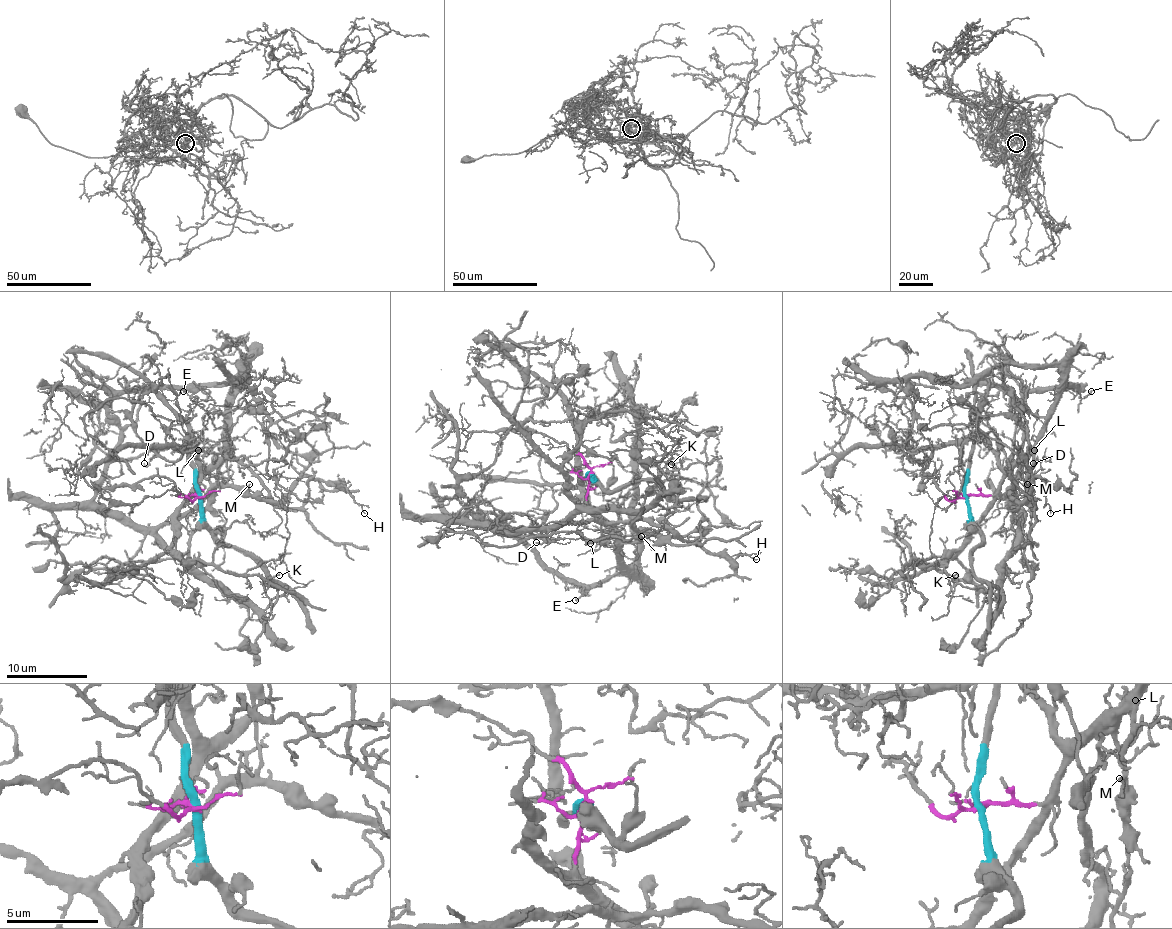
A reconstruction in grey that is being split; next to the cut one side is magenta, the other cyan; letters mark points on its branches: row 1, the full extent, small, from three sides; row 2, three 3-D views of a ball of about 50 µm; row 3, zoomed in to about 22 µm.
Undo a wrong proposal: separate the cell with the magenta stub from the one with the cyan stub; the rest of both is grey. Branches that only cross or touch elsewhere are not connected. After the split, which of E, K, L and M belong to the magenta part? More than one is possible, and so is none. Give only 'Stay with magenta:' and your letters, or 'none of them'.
Stay with magenta: E, L, M

